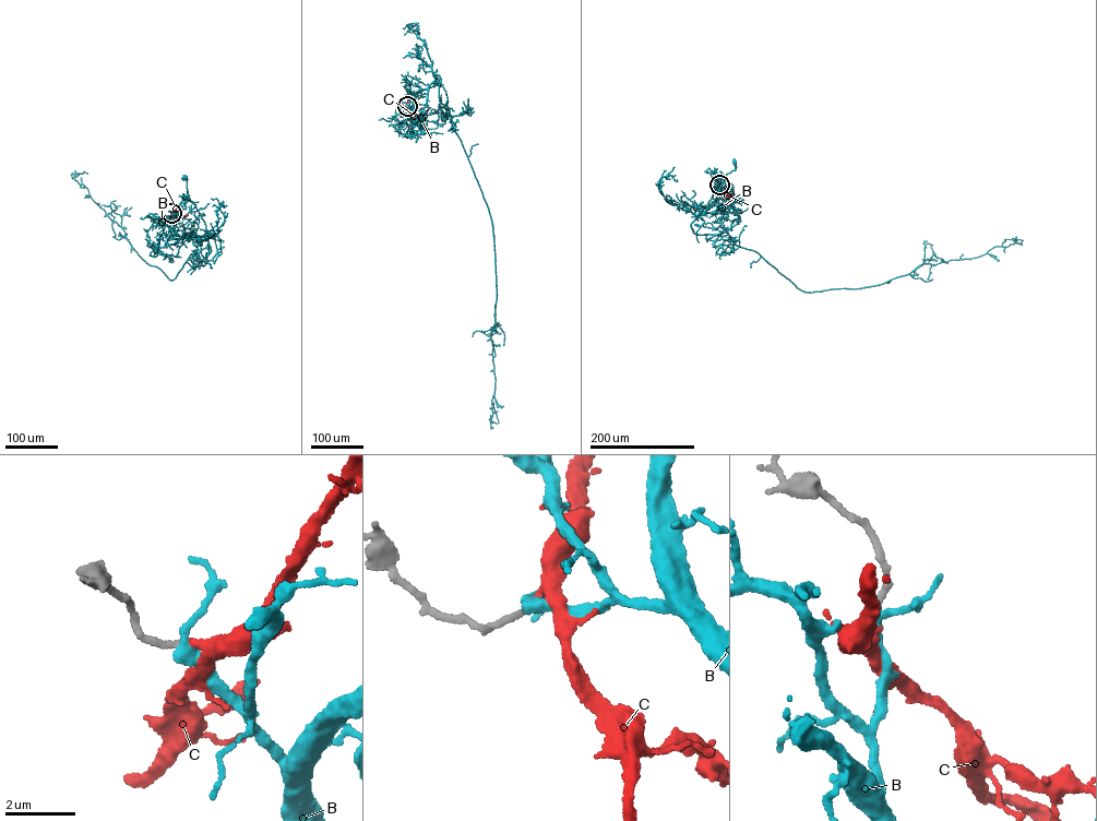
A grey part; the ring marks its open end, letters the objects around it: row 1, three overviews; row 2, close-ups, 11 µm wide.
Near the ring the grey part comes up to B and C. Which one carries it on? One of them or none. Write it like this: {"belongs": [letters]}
{"belongs": ["C"]}

